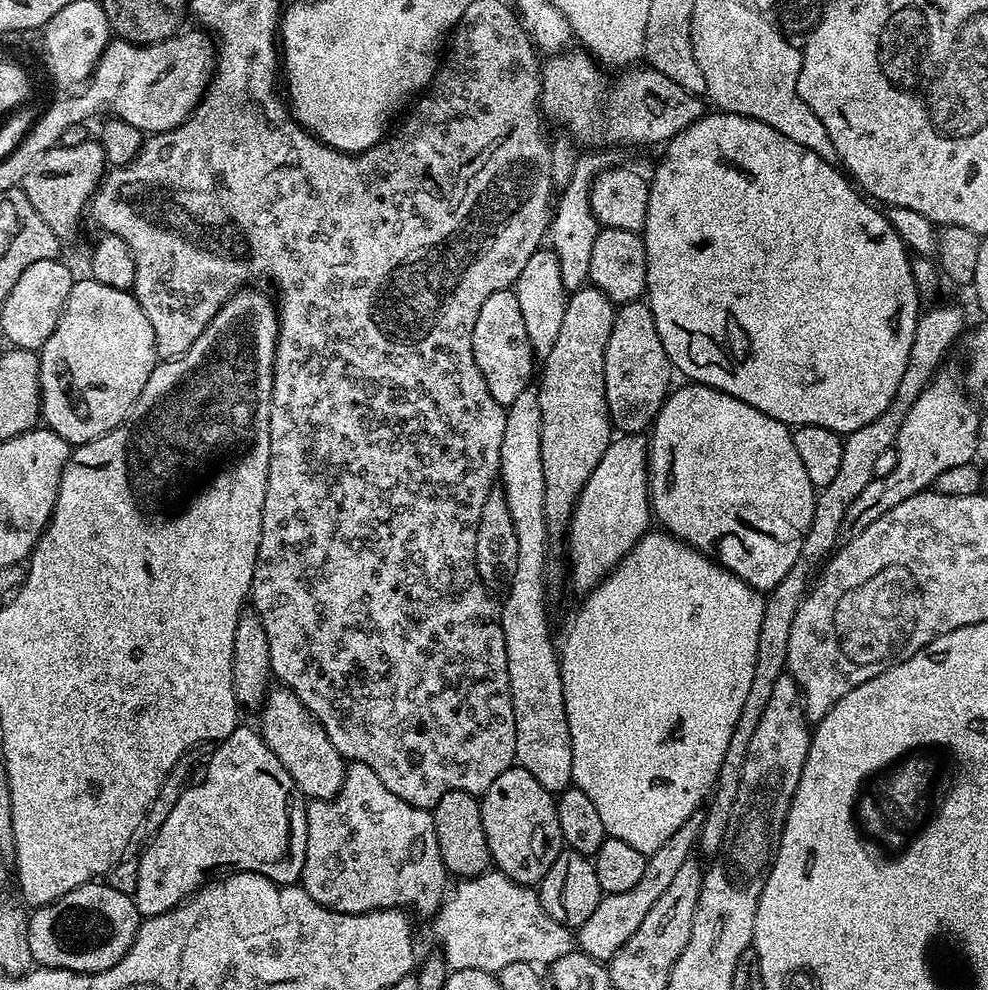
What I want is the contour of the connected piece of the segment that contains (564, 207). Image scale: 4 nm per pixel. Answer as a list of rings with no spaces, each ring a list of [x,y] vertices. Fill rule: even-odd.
[[[584,150],[579,153],[573,180],[559,193],[548,225],[547,239],[562,266],[562,286],[569,294],[589,283],[594,240],[601,230],[592,213],[592,189],[596,177],[609,167],[606,153],[604,150]]]

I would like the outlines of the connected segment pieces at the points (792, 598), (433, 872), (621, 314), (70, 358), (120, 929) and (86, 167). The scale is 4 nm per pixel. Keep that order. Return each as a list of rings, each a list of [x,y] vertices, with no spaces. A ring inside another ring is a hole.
[[[952,304],[936,306],[923,311],[916,324],[914,345],[911,346],[910,360],[907,370],[902,374],[898,390],[890,406],[874,422],[862,426],[862,430],[854,430],[843,437],[842,463],[838,475],[830,486],[819,489],[814,518],[810,522],[810,530],[802,542],[802,550],[798,554],[798,562],[790,566],[786,578],[778,582],[772,591],[767,593],[762,614],[762,626],[758,630],[758,654],[754,662],[754,682],[750,682],[750,694],[746,694],[746,703],[742,706],[742,714],[738,714],[738,722],[734,726],[734,734],[730,734],[730,746],[726,746],[726,758],[722,758],[722,766],[718,770],[716,787],[710,793],[704,813],[702,834],[698,845],[699,851],[705,852],[708,858],[714,858],[720,853],[722,842],[726,838],[726,826],[730,826],[730,814],[734,814],[734,802],[738,798],[738,786],[742,786],[742,770],[746,766],[746,754],[750,746],[750,738],[754,738],[754,730],[758,730],[758,722],[762,718],[762,710],[766,710],[766,702],[770,702],[770,694],[774,690],[774,682],[786,675],[788,667],[788,651],[790,650],[790,626],[794,626],[794,614],[798,614],[798,606],[808,595],[823,569],[826,561],[837,551],[836,539],[842,536],[840,527],[842,518],[846,518],[846,510],[866,486],[876,477],[874,465],[885,450],[894,447],[898,438],[898,430],[906,418],[906,414],[914,402],[921,396],[922,390],[928,387],[938,366],[949,350],[950,346],[963,335],[964,312]]]
[[[359,762],[345,767],[344,781],[333,800],[308,800],[307,805],[306,862],[299,883],[314,902],[346,914],[398,908],[431,917],[440,907],[449,887],[450,873],[439,853],[435,818],[429,809],[414,806],[386,790],[382,778],[370,766]]]
[[[638,299],[619,305],[610,332],[610,342],[606,342],[604,351],[604,385],[613,429],[624,434],[647,433],[673,387],[672,376],[672,363],[668,361],[662,338],[658,338],[654,314],[647,303]]]
[[[91,278],[77,279],[73,283],[70,298],[66,298],[66,306],[62,310],[62,318],[58,318],[58,326],[54,326],[54,334],[50,334],[50,338],[46,338],[46,342],[38,349],[38,355],[40,357],[40,414],[43,423],[50,431],[67,440],[69,445],[72,446],[90,442],[119,426],[130,414],[138,394],[142,394],[142,386],[146,386],[150,374],[156,369],[158,363],[154,329],[149,319],[146,318],[142,306],[137,302],[135,295],[131,291],[123,292],[114,286],[102,286],[102,282]]]
[[[107,882],[83,884],[27,917],[30,952],[42,968],[65,968],[71,972],[110,970],[130,950],[141,919],[133,897],[114,890]]]
[[[95,139],[82,142],[82,146],[57,146],[46,150],[38,162],[26,174],[22,185],[30,206],[42,214],[42,222],[54,230],[61,242],[68,242],[76,236],[76,227],[80,224],[80,215],[85,215],[92,195],[106,175],[104,147]]]

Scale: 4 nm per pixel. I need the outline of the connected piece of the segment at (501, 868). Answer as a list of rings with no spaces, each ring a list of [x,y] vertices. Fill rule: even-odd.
[[[513,766],[488,784],[479,797],[482,829],[486,834],[491,863],[495,871],[509,876],[514,882],[539,885],[540,879],[554,866],[558,854],[565,847],[564,836],[558,826],[556,801],[530,770]]]

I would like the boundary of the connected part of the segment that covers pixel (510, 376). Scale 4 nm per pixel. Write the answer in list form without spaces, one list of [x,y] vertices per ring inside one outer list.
[[[497,290],[480,304],[478,318],[472,322],[472,360],[478,362],[480,379],[487,386],[489,397],[498,406],[512,404],[514,398],[533,383],[534,357],[515,291]]]

